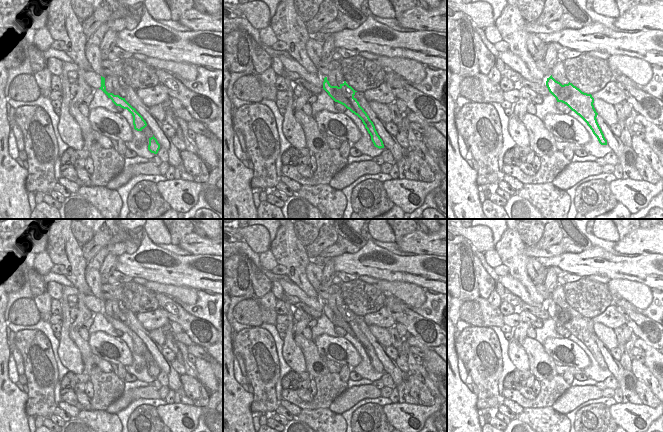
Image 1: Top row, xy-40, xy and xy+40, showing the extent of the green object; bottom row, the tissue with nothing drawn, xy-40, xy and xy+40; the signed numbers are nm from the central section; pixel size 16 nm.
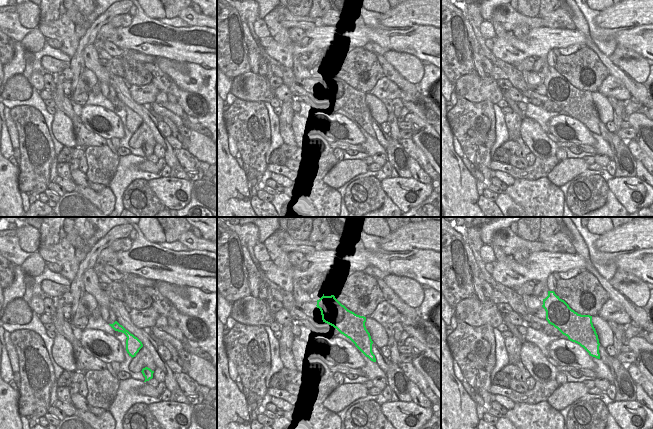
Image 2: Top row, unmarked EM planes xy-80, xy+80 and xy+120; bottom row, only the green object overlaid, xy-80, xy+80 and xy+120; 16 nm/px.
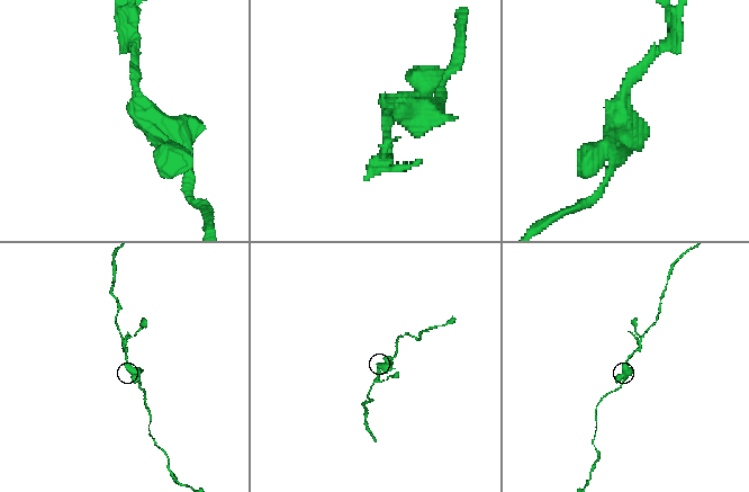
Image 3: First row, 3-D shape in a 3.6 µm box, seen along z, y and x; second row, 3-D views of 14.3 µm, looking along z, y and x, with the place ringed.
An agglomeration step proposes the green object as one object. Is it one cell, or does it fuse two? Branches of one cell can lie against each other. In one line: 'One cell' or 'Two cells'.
One cell.

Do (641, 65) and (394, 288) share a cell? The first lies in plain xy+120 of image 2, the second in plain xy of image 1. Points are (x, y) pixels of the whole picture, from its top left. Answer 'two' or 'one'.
one

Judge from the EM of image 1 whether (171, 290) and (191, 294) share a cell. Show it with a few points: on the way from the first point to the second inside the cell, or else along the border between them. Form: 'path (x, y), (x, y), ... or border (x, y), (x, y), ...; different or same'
path (176, 292), (186, 294); same

